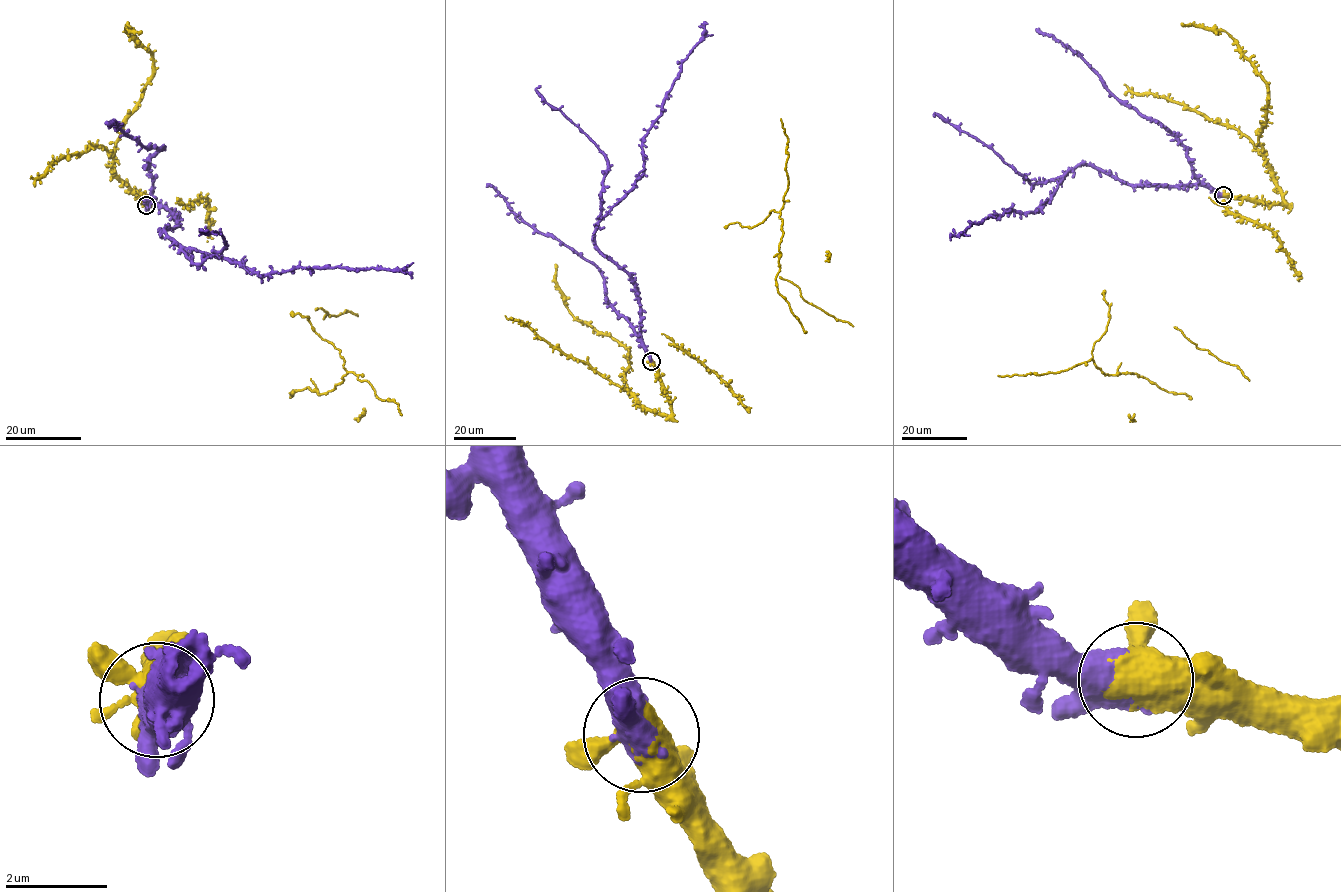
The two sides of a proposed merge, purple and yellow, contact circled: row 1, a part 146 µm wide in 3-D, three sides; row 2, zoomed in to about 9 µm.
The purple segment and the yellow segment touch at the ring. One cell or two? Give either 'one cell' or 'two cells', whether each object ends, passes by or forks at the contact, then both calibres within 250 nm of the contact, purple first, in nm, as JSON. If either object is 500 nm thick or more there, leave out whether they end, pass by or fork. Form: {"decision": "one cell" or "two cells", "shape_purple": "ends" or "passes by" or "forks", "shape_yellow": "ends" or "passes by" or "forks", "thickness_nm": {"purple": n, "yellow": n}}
{"decision": "one cell", "thickness_nm": {"purple": 850, "yellow": 480}}

